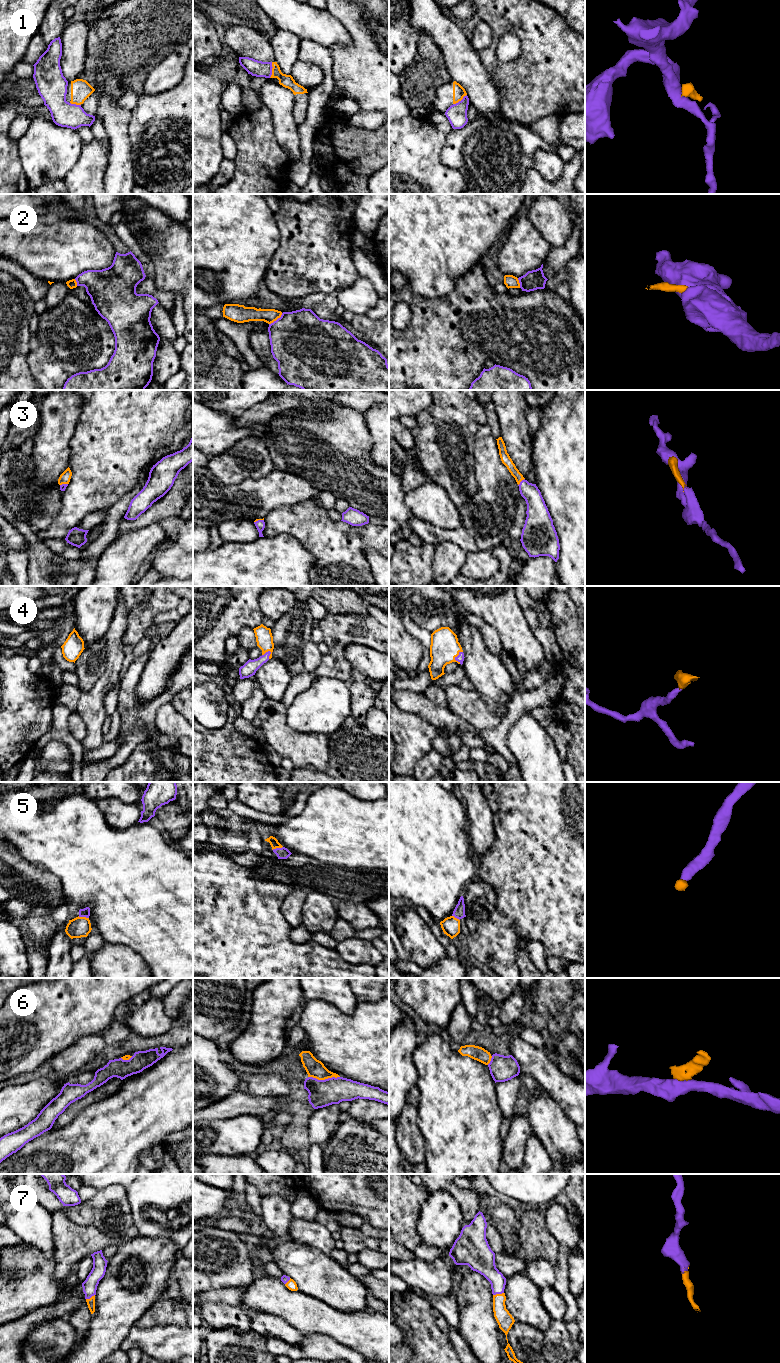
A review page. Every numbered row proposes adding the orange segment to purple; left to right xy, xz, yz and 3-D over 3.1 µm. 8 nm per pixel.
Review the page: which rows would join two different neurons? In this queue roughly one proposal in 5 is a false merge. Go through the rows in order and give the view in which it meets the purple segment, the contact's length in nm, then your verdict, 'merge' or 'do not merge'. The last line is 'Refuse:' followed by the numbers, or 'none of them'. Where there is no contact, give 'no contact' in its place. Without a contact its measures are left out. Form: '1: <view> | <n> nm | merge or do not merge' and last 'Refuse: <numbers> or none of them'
1: xz | 130 nm | do not merge
2: xz | 140 nm | do not merge
3: yz | 80 nm | merge
4: yz | 110 nm | merge
5: xy | 90 nm | merge
6: xz | 260 nm | do not merge
7: yz | 90 nm | merge
Refuse: 1, 2, 6

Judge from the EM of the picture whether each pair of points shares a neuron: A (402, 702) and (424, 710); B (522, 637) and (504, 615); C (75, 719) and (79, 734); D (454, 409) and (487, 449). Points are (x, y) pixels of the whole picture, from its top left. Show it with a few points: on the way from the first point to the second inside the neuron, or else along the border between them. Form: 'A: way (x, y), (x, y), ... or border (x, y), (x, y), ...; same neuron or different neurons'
A: way (407, 702), (415, 702), (419, 705); same neuron
B: way (517, 632), (509, 620); same neuron
C: way (76, 723), (78, 730); same neuron
D: border (486, 423), (478, 430), (475, 436), (473, 458); different neurons

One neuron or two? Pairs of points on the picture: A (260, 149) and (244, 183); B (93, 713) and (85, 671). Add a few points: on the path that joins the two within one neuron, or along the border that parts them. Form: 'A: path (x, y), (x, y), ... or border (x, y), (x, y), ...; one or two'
A: path (259, 157), (259, 168), (252, 175); one
B: border (103, 671), (103, 674), (89, 690), (80, 692); two

